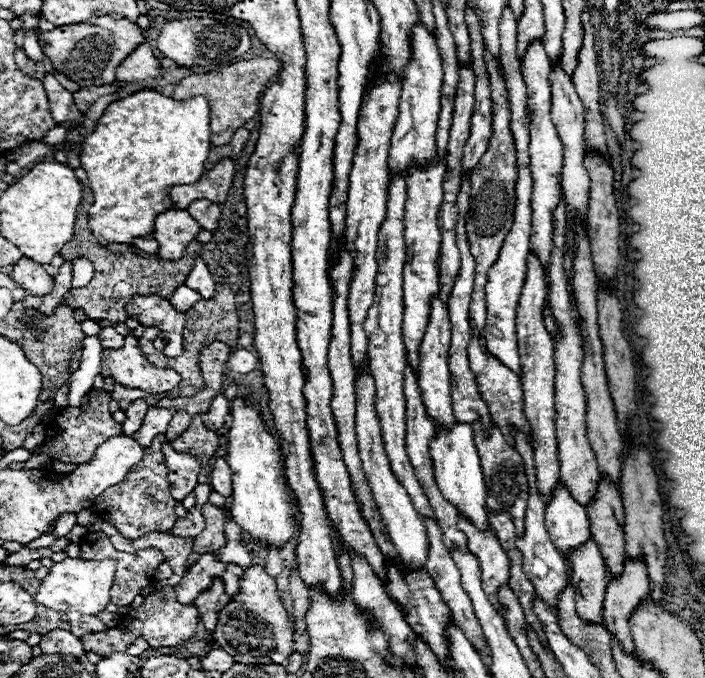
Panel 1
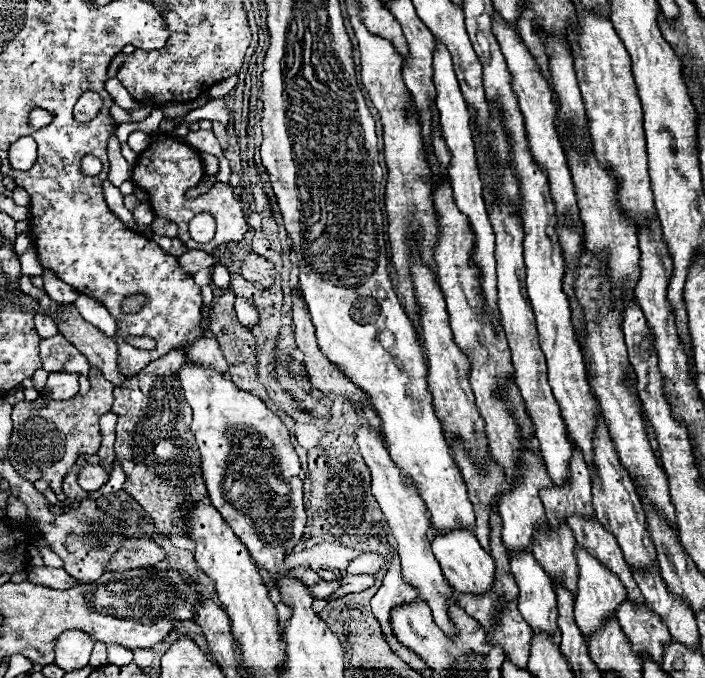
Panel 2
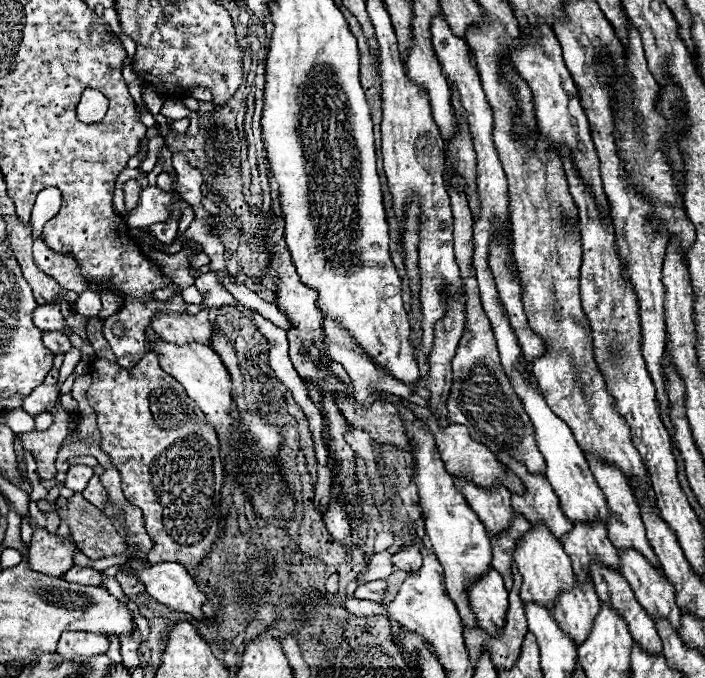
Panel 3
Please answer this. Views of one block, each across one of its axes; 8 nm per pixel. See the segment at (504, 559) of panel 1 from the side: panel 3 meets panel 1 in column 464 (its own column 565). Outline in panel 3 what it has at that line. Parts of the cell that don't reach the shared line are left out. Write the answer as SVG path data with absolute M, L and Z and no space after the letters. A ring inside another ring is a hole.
M500 452L498 460L508 470L512 470L518 478L522 478L522 482L526 486L524 496L512 494L512 508L518 514L526 516L526 520L530 520L530 522L538 520L538 524L546 524L546 528L550 528L550 532L554 532L554 536L558 536L558 540L564 536L564 532L570 532L572 524L562 514L558 496L554 494L550 482L538 474L528 474L526 468L520 462L516 462L512 456L508 456L506 452Z

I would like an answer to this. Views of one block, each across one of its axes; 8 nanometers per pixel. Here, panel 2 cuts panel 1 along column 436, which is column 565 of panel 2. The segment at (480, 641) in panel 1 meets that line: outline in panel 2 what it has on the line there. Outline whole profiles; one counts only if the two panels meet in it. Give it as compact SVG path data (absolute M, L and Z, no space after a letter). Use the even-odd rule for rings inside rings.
M560 524L560 530L538 532L534 536L532 554L542 564L544 572L548 572L552 584L564 586L576 598L578 592L578 564L574 556L576 540L568 524Z

